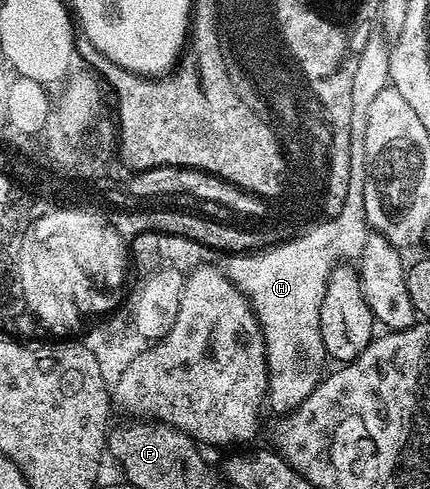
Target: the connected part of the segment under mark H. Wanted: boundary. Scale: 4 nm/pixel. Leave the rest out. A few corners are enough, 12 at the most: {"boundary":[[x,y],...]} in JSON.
{"boundary":[[354,154],[342,217],[231,255],[288,415],[322,381],[328,276],[372,233]]}

